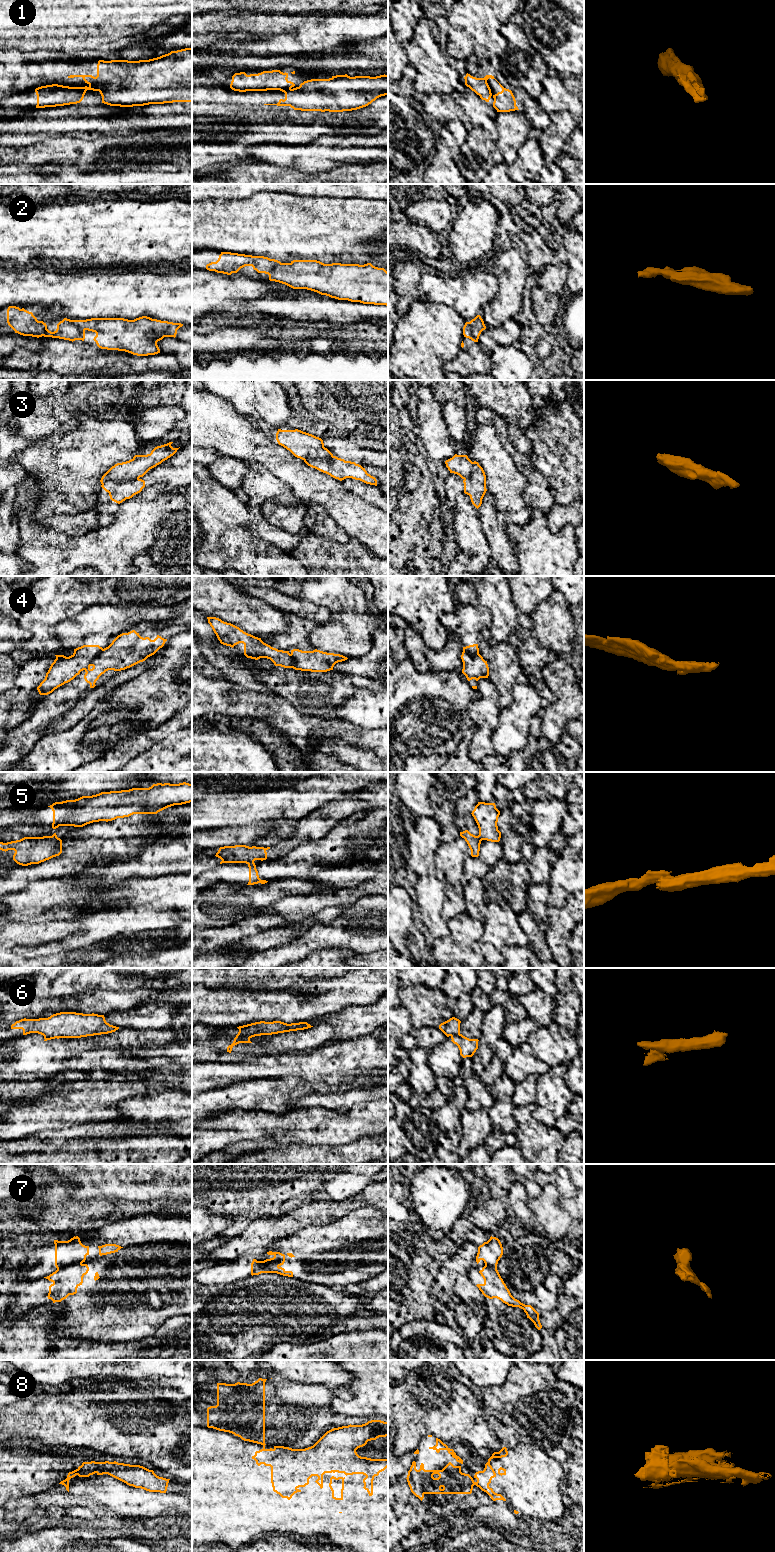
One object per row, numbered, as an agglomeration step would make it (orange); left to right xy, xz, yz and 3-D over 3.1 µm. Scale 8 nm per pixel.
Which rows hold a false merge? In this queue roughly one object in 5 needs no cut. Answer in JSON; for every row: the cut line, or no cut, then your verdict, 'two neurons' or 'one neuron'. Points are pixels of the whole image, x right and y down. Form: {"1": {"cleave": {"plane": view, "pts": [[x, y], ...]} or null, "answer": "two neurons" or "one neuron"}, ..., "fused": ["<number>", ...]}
{"1": {"cleave": {"plane": "xz", "pts": [[290, 87], [280, 90]]}, "answer": "two neurons"}, "2": {"cleave": null, "answer": "one neuron"}, "3": {"cleave": {"plane": "xy", "pts": [[138, 477], [132, 480], [106, 481], [102, 484]]}, "answer": "two neurons"}, "4": {"cleave": {"plane": "xy", "pts": [[103, 649], [83, 669]]}, "answer": "two neurons"}, "5": {"cleave": {"plane": "xz", "pts": [[253, 862], [248, 864]]}, "answer": "two neurons"}, "6": {"cleave": {"plane": "xz", "pts": [[238, 1032], [251, 1037]]}, "answer": "two neurons"}, "7": {"cleave": {"plane": "xy", "pts": [[81, 1262], [67, 1264], [57, 1270]]}, "answer": "two neurons"}, "8": {"cleave": {"plane": "yz", "pts": [[472, 1480], [474, 1484]]}, "answer": "two neurons"}, "fused": ["1", "3", "4", "5", "6", "7", "8"]}

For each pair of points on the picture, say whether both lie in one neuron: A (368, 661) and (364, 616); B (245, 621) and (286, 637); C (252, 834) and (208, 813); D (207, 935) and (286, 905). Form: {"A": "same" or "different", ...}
{"A": "different", "B": "different", "C": "different", "D": "different"}

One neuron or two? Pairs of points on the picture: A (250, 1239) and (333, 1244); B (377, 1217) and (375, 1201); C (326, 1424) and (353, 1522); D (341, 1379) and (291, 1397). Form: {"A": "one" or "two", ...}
{"A": "two", "B": "two", "C": "two", "D": "two"}

